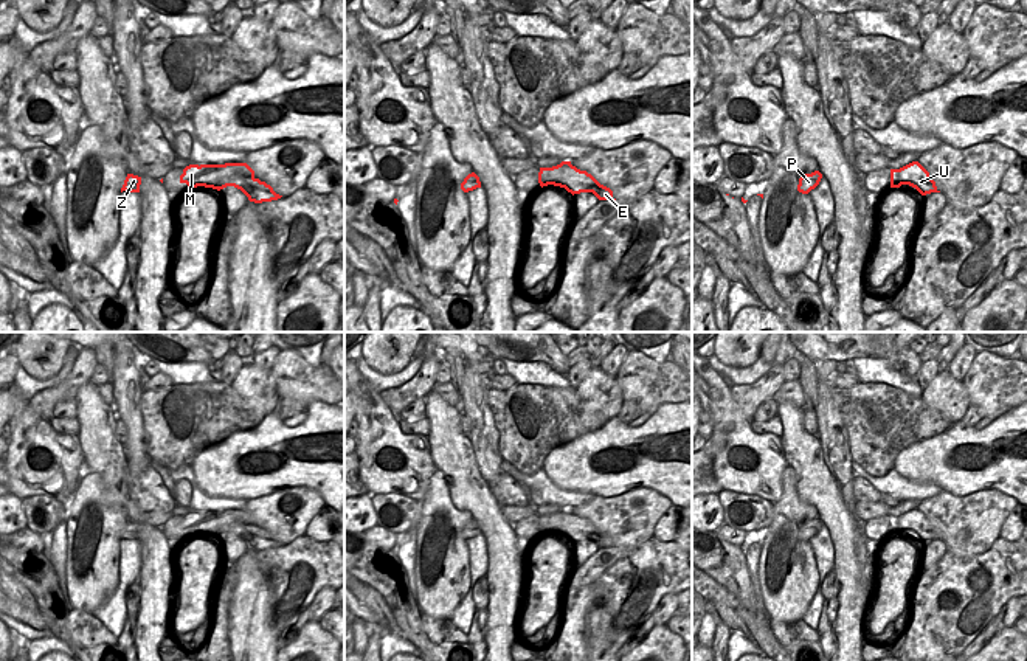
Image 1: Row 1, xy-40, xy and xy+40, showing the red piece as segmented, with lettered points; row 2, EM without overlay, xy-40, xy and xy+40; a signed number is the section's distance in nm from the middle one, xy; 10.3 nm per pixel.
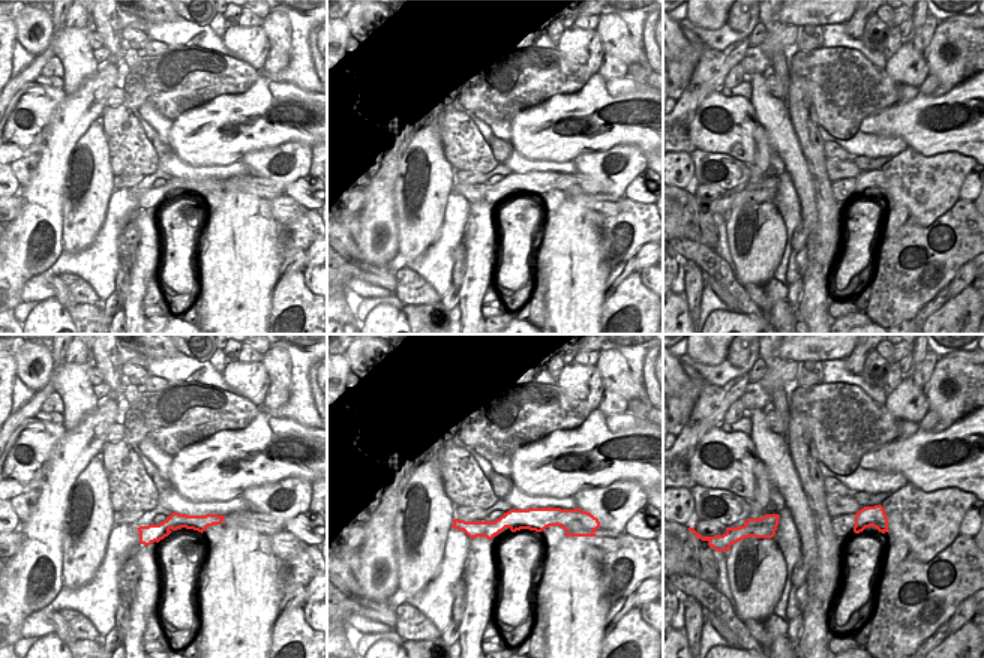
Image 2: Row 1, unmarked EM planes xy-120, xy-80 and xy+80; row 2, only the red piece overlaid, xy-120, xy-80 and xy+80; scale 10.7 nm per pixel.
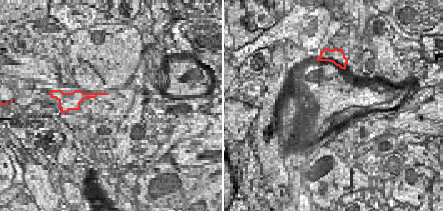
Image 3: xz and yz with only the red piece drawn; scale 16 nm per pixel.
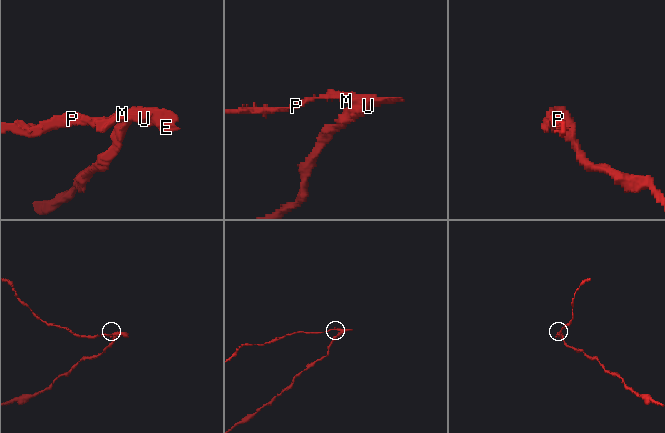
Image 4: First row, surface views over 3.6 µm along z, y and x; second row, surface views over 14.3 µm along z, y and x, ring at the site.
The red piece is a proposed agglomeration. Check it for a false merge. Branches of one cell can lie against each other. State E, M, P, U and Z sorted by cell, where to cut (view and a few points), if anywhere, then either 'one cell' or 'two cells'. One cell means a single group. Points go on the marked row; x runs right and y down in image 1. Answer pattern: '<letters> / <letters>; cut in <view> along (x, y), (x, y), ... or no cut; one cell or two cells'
E U / M P Z; cut in xy-40 along (253, 176), (228, 177), (214, 188); two cells

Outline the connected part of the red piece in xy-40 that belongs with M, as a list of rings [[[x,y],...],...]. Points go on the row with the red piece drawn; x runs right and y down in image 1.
[[[225,163],[225,164],[189,164],[180,175],[180,183],[186,183],[191,189],[197,186],[216,189],[230,177],[250,178],[254,171],[247,163]]]

